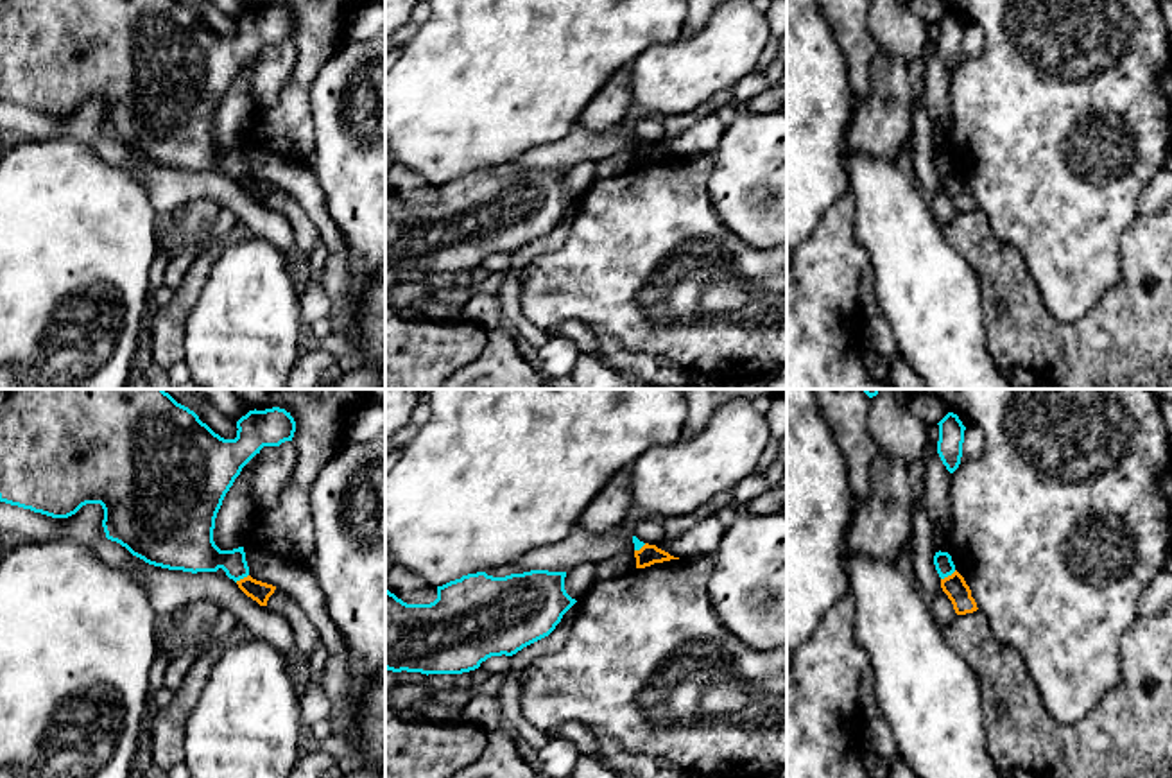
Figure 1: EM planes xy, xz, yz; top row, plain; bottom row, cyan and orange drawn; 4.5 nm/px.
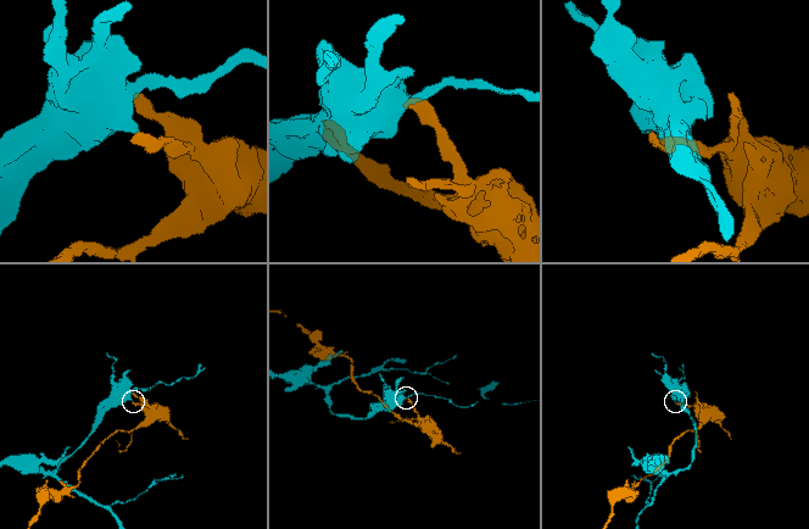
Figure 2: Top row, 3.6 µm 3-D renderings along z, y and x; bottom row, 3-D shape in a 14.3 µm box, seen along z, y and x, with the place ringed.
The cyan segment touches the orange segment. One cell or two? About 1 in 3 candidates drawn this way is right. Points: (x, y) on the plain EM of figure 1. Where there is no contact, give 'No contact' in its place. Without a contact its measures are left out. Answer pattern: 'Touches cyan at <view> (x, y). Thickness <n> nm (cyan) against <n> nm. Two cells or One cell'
Touches cyan at yz (948, 172). Thickness 90 nm (cyan) against 100 nm. Two cells

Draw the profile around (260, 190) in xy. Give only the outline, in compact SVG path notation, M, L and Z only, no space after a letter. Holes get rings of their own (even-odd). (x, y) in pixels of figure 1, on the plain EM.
M251 174L237 179L238 186L256 199L260 204L267 204L269 195L274 192L276 185L253 177Z

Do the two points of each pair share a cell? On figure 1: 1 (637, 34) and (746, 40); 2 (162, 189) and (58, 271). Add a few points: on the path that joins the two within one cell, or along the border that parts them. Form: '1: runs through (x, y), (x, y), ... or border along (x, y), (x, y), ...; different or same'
1: border along (678, 38), (667, 43), (653, 43), (638, 54); different
2: border along (120, 167), (126, 167), (144, 185), (156, 210); different

